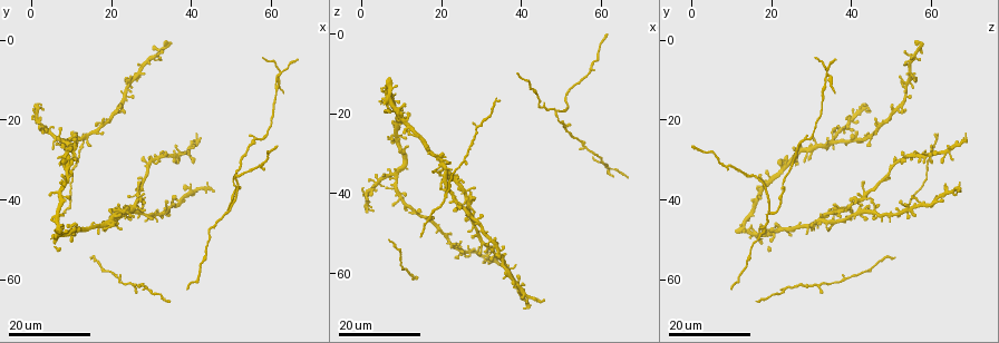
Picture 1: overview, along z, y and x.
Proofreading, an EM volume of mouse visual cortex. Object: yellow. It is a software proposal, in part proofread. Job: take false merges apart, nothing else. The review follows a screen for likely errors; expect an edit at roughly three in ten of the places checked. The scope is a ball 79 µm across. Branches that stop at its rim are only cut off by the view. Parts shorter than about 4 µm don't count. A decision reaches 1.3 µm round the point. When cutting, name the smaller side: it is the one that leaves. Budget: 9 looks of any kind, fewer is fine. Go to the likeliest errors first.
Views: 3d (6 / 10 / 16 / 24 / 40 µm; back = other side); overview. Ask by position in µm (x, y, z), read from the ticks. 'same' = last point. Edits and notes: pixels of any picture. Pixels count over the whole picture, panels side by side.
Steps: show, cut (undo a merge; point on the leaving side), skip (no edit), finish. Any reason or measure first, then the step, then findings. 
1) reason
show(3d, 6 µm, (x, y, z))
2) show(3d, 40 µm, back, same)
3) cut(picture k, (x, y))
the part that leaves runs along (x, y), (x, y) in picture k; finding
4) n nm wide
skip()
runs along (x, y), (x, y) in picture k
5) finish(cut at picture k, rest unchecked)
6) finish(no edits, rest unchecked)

four or more arms meet
show(3d, 16 µm, (61.5, 8.5, 35.0))

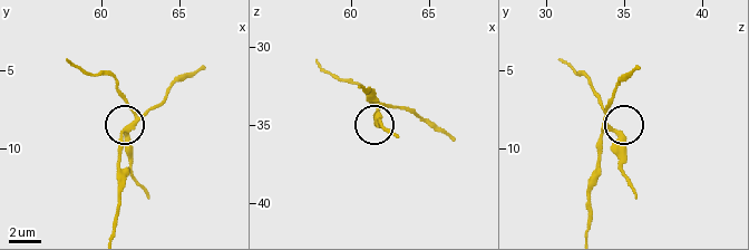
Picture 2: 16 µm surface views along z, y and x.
show(3d, 10 µm, (61.6, 8.8, 34.2))

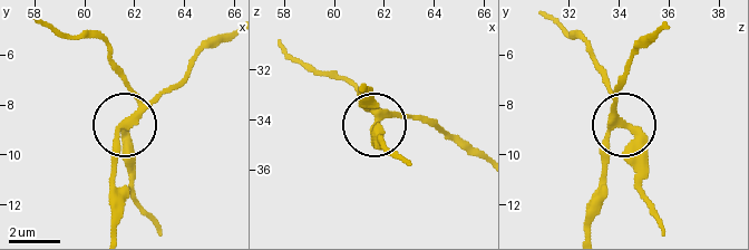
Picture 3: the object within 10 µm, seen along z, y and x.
270 nm wide
cut(picture 3, (375, 125))
two neurons meet here

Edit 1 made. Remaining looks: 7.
a fork
show(3d, 16 µm, (49.0, 43.0, 19.5))

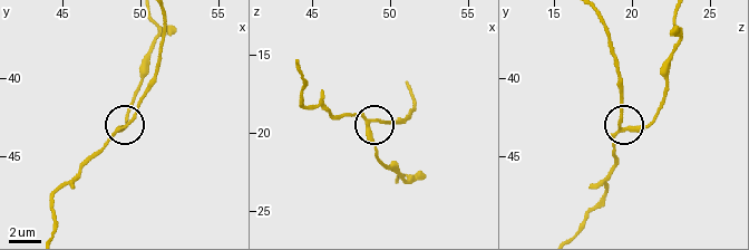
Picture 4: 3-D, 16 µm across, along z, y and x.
show(3d, 10 µm, (48.6, 43.4, 19.4))

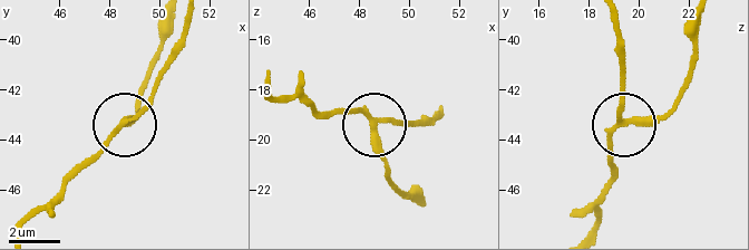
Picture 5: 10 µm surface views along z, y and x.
side arm 35 µm
skip()
runs along (593, 230), (612, 172), (612, 141), (623, 125), (619, 66) in picture 5; one neuron here

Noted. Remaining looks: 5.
show(3d, 24 µm, (20.0, 45.5, 35.0))

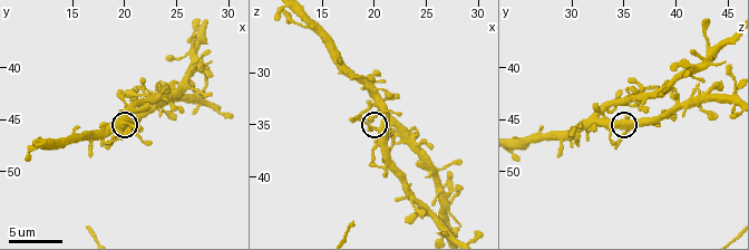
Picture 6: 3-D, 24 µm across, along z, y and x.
zoom in
show(3d, 6 µm, (20.0, 46.0, 35.2))

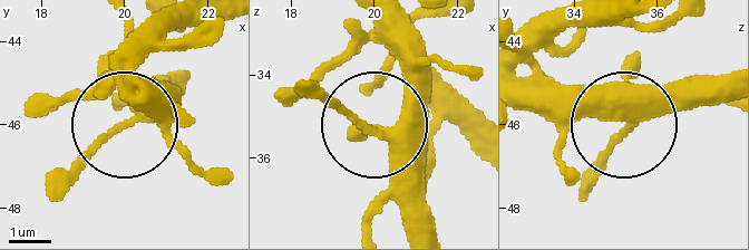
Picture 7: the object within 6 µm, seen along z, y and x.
280 nm wide
skip()
continuous, no second neuron

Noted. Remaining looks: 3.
calibre changes
show(3d, 24 µm, (57.0, 31.5, 8.5))

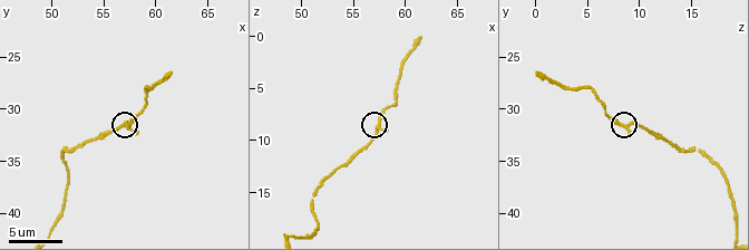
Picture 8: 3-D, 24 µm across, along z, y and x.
show(3d, 6 µm, (57.4, 31.4, 9.0))

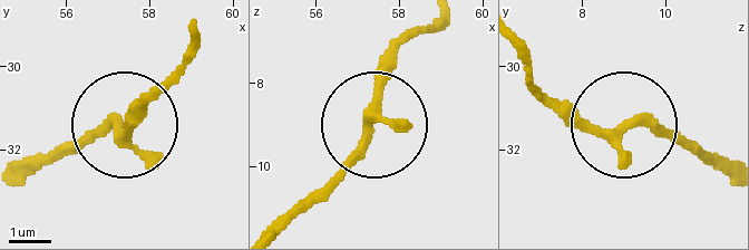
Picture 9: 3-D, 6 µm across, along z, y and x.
other side
show(3d, 6 µm, back, (57.35, 31.55, 8.85))

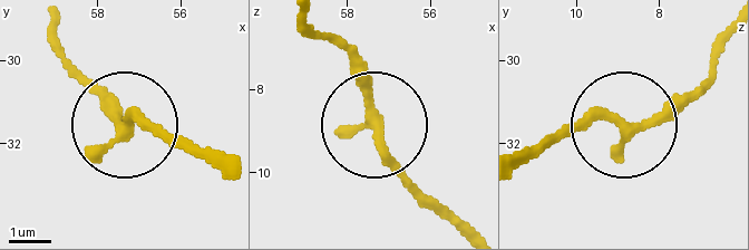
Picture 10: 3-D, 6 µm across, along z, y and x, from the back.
220 nm wide
skip()
runs along (523, 161), (609, 122), (672, 118), (711, 83) in picture 10; all the same neuron

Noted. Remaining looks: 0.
finish(cut at picture 3, rest unchecked)

